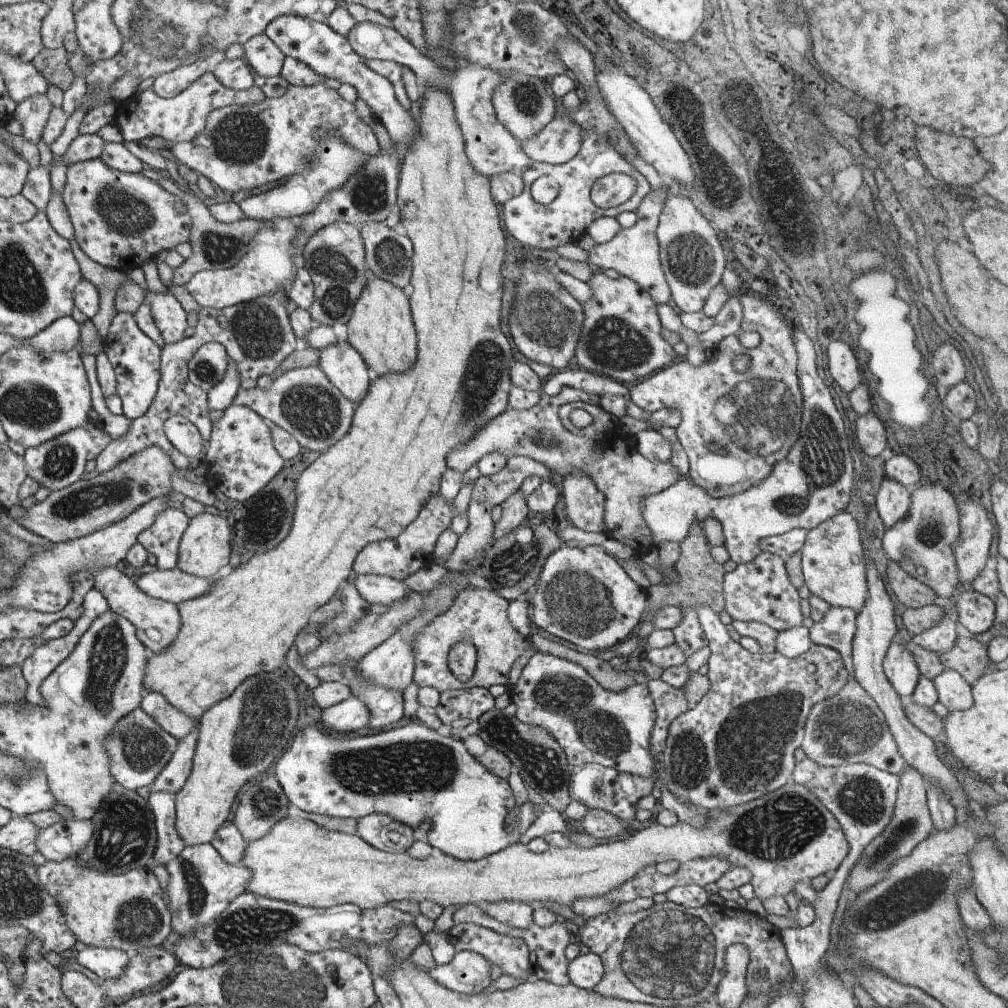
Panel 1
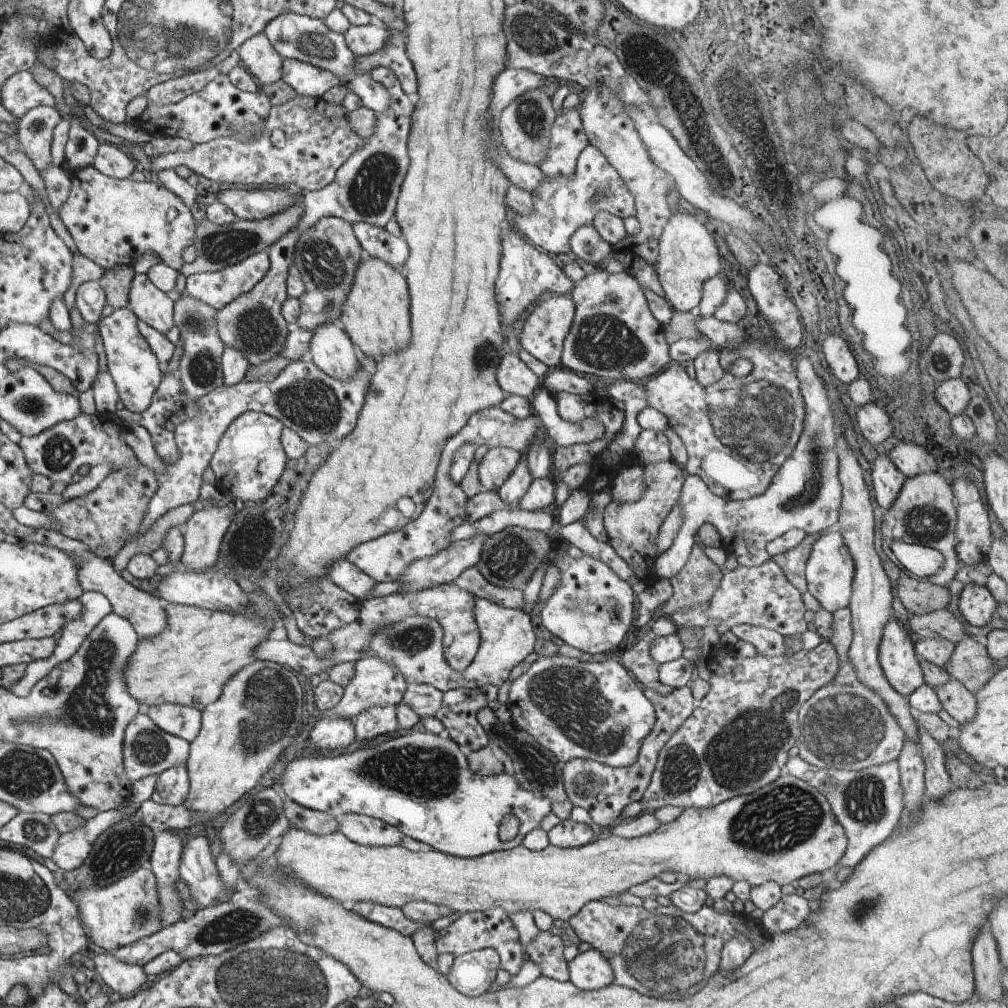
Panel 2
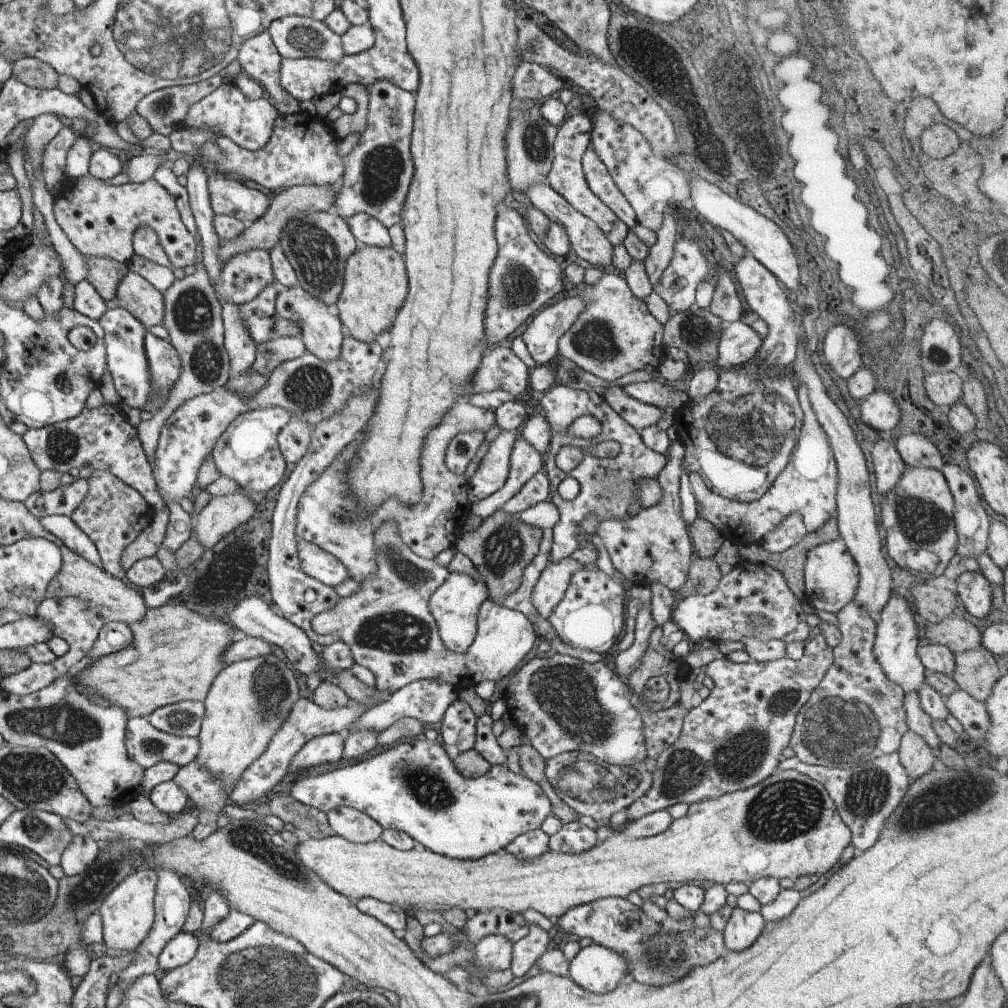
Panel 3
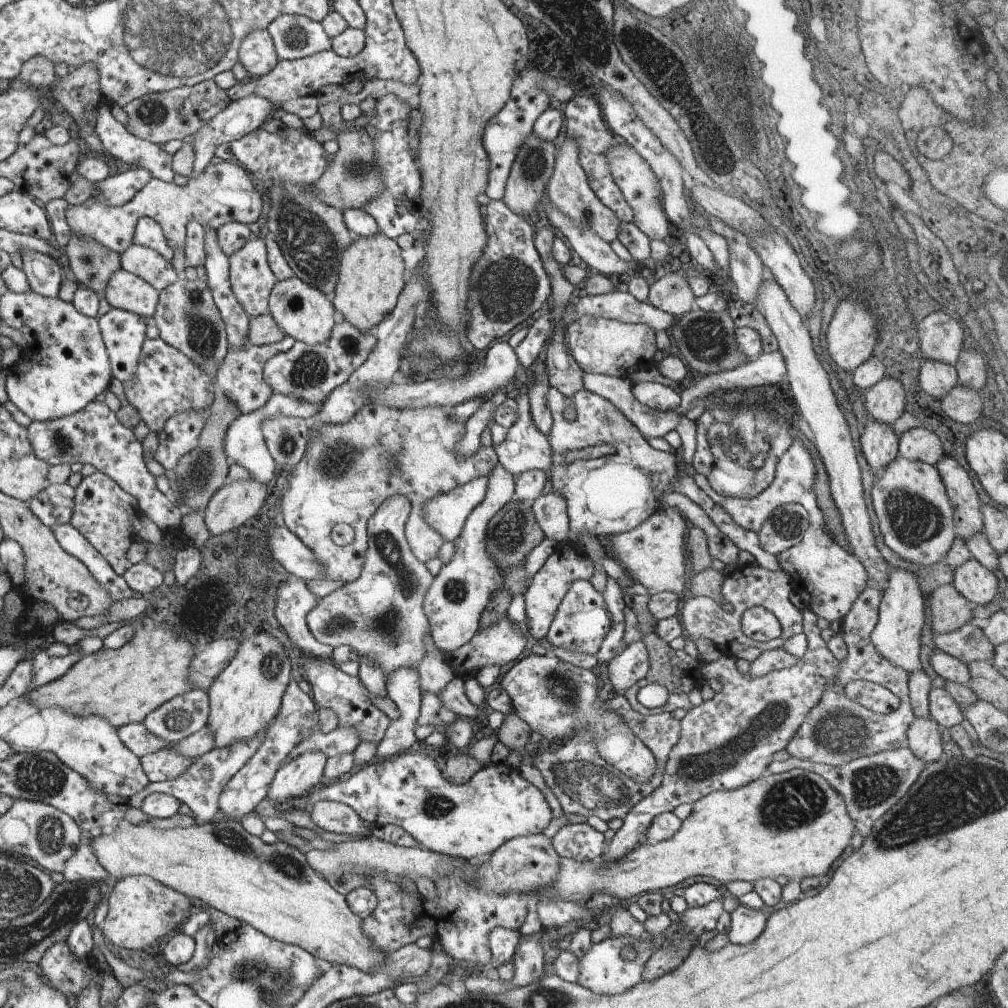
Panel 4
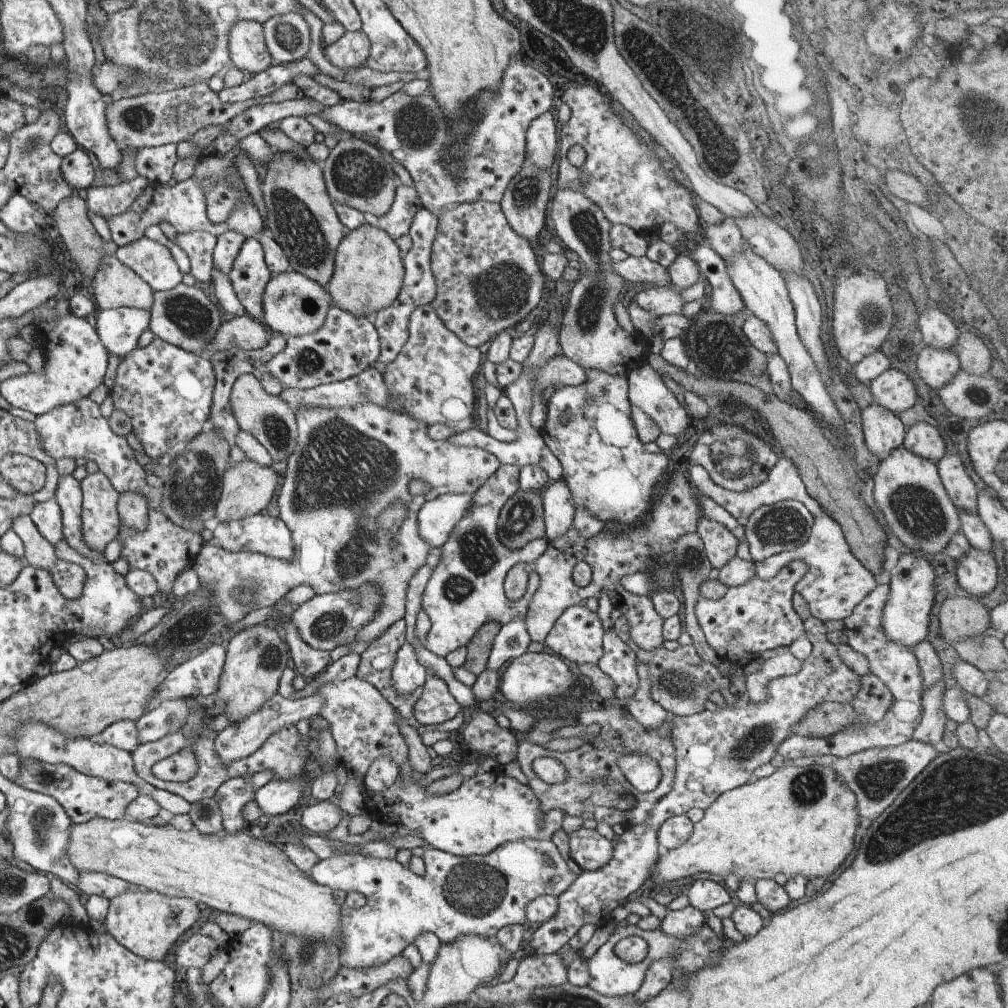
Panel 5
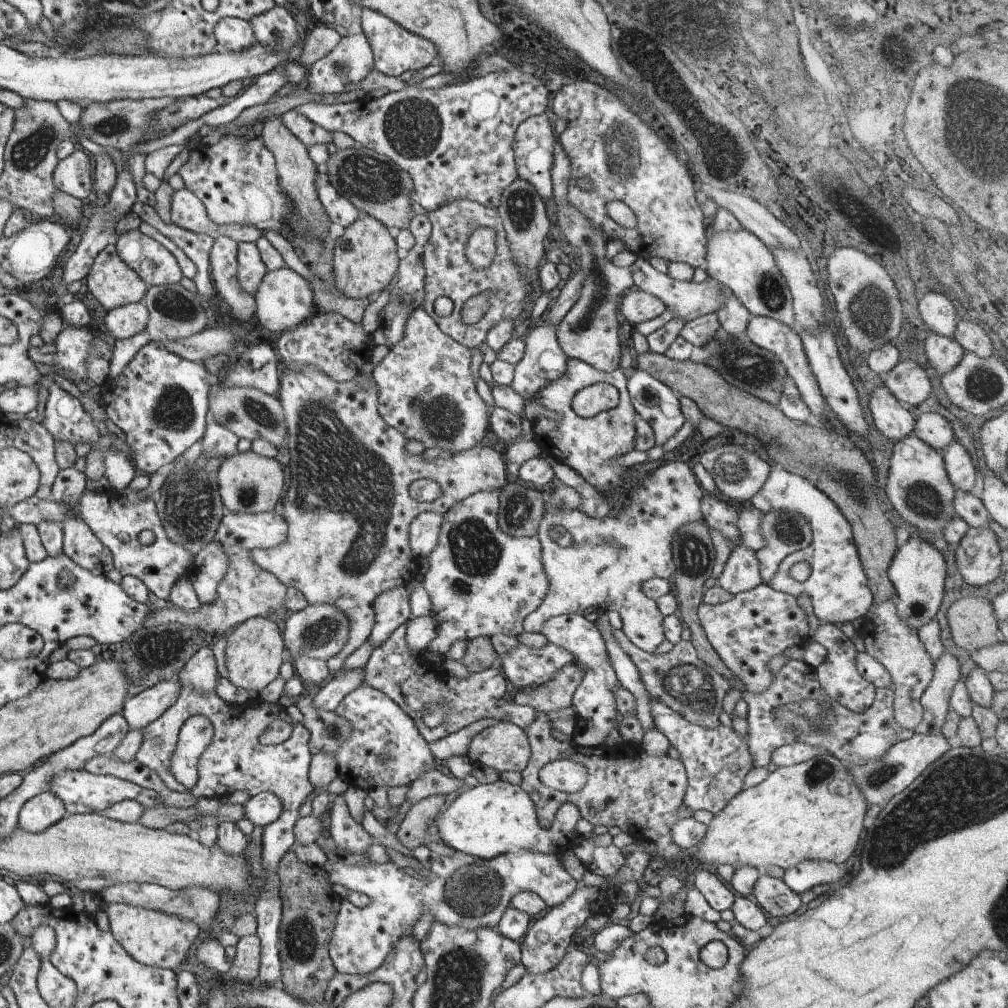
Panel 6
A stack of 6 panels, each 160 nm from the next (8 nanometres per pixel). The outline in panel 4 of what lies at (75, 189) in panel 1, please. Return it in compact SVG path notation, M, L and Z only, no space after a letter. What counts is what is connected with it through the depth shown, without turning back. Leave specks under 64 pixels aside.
M215 160L198 176L190 176L183 186L152 177L132 200L122 206L108 206L89 198L82 205L69 205L66 218L72 233L92 237L120 254L133 243L136 223L141 218L150 217L158 222L172 248L184 247L188 238L188 224L192 220L215 231L226 223L252 224L265 214L264 203L265 198L256 191L251 175L240 163Z

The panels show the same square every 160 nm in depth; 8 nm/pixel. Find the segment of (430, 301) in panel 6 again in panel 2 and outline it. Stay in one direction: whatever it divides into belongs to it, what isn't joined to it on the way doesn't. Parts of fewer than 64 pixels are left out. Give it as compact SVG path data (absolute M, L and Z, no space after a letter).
M507 224L501 238L502 256L499 264L499 273L495 282L496 300L500 304L499 317L501 330L510 334L512 324L519 316L529 312L529 308L544 292L553 292L555 295L568 295L574 288L574 283L560 269L549 254L534 248L526 237L520 234L512 224Z

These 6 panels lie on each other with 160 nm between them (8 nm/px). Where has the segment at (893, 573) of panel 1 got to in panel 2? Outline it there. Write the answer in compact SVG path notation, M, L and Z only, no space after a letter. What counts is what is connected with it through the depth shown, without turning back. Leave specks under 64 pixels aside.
M904 573L898 580L897 588L903 605L914 615L946 609L950 602L948 588L936 585L932 579L921 580Z

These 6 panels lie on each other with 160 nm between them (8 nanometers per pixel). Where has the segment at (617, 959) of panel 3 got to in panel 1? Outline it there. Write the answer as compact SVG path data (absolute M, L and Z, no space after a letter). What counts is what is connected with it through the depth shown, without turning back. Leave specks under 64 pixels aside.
M592 951L578 955L569 962L570 983L583 989L594 990L595 986L602 980L604 973L602 959Z

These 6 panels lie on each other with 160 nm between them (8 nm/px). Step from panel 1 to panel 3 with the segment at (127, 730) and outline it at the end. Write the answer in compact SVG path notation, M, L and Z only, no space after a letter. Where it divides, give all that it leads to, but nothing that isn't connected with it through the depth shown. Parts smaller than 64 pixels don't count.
M145 717L128 722L128 752L143 770L162 761L177 769L196 760L201 750L197 737L179 737L159 731Z

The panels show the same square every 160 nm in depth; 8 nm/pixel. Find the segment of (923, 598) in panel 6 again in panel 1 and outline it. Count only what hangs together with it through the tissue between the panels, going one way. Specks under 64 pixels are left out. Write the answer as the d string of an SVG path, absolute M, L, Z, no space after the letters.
M896 638L891 642L888 647L885 659L883 660L883 671L888 677L890 684L894 690L905 700L909 700L911 694L914 692L916 685L921 677L921 672L917 667L916 661L912 653L907 649L906 642L900 638Z

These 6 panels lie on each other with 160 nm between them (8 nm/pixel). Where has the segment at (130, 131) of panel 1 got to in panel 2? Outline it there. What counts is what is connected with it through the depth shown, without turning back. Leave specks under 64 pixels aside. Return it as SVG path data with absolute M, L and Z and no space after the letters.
M219 74L202 91L190 95L180 103L165 107L148 104L136 124L153 136L180 136L192 141L194 145L220 137L255 141L265 130L264 122L271 108L270 99L261 89L256 92L242 91L228 75Z

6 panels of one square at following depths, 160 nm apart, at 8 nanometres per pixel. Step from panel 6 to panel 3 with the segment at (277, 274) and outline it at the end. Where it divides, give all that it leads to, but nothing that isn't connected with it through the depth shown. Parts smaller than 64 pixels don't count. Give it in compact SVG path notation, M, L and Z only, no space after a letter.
M296 284L288 288L279 288L279 293L275 300L275 309L278 318L299 324L301 328L300 337L305 344L306 350L325 361L339 358L344 338L341 330L342 324L338 315L331 314L328 311L326 303L305 291L300 284Z

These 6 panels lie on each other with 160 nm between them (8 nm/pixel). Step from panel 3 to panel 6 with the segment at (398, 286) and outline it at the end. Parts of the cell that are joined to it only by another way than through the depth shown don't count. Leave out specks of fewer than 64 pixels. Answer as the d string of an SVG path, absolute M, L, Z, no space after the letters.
M369 215L360 216L358 220L354 220L354 223L346 227L345 230L344 235L339 240L336 240L336 242L333 242L333 247L331 248L336 290L347 298L375 298L391 283L391 280L399 270L396 242L390 236L388 228Z

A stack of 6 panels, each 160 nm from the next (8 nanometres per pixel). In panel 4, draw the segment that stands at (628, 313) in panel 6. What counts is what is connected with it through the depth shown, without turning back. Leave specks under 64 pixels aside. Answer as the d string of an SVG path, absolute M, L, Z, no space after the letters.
M672 265L649 285L648 304L658 310L681 317L694 309L695 296L687 281L687 271Z

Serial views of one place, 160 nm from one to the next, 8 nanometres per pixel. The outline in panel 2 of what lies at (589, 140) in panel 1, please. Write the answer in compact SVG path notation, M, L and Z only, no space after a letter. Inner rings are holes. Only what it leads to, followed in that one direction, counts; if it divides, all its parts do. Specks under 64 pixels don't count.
M588 145L577 158L575 173L547 179L533 197L534 210L529 215L516 215L512 225L530 243L549 254L570 252L570 237L581 227L593 224L598 211L608 211L622 220L636 217L635 198L621 180L618 171L594 145ZM600 194L602 198L595 200Z

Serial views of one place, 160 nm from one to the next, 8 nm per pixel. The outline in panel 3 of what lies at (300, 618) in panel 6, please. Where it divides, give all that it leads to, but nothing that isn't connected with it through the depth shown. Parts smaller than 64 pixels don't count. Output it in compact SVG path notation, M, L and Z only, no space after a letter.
M386 519L374 531L373 544L377 565L374 574L369 574L354 594L340 597L335 607L320 611L314 616L311 627L321 637L332 635L346 643L352 660L374 673L378 691L392 694L411 682L429 678L453 684L457 692L465 688L475 688L480 681L496 682L514 672L522 664L524 656L538 643L539 637L527 616L520 611L486 600L479 608L477 636L470 648L467 648L466 652L449 651L445 644L442 644L437 622L429 609L429 600L447 579L450 570L437 564L434 559L425 559L414 554L411 548L403 543L394 519Z

